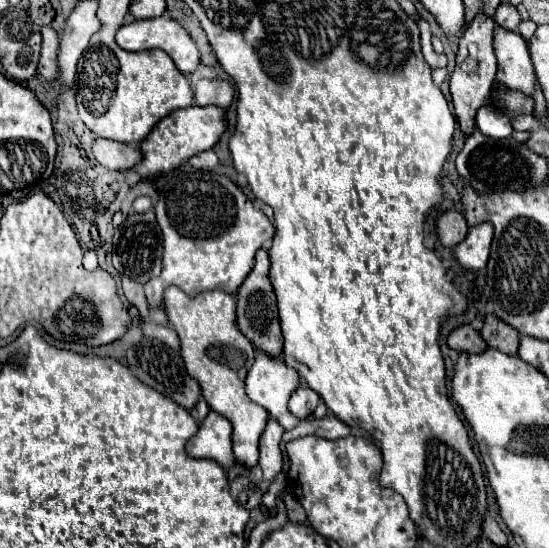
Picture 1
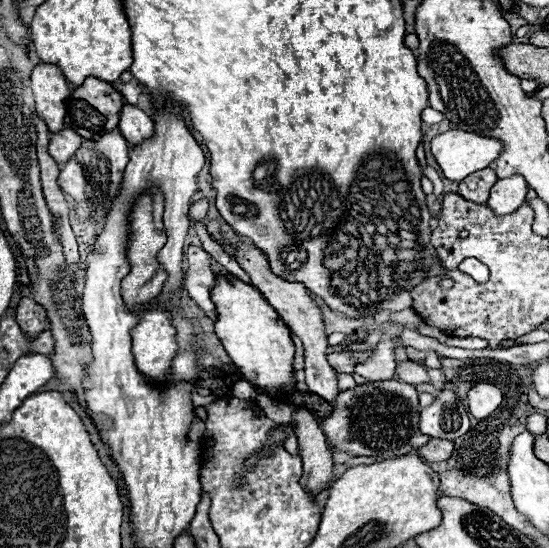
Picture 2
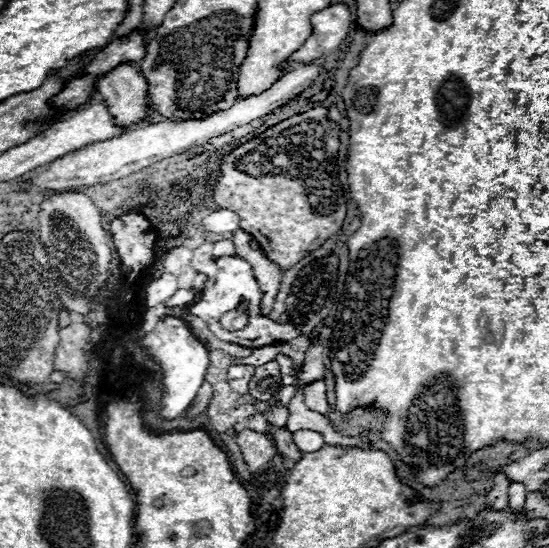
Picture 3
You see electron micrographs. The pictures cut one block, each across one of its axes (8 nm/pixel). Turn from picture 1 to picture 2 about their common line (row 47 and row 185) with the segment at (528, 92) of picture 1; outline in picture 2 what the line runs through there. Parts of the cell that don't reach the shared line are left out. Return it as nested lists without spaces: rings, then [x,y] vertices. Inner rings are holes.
[[[512,176],[512,178],[498,180],[492,186],[492,190],[490,190],[490,198],[488,198],[486,206],[496,216],[512,214],[512,212],[516,212],[524,204],[526,192],[528,192],[528,184],[520,176]]]

